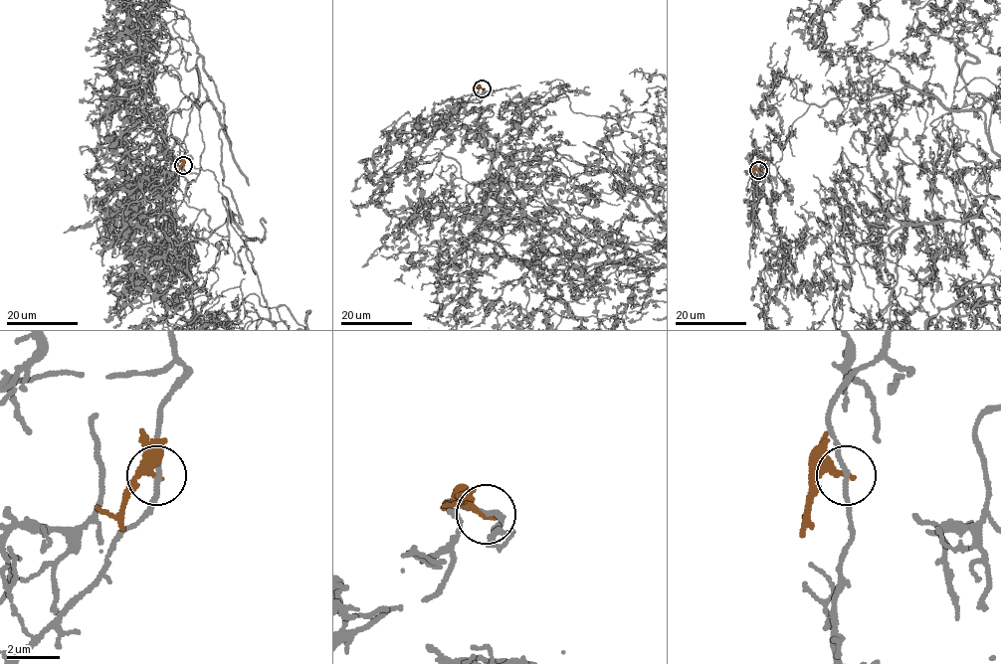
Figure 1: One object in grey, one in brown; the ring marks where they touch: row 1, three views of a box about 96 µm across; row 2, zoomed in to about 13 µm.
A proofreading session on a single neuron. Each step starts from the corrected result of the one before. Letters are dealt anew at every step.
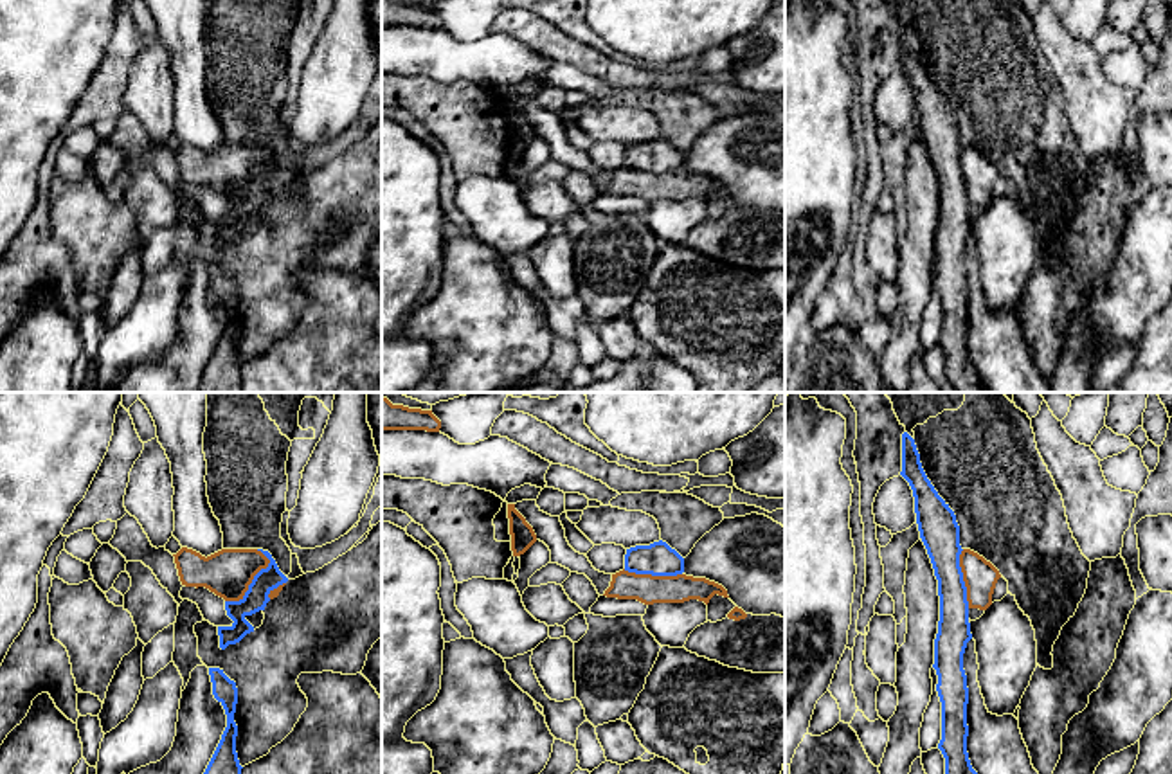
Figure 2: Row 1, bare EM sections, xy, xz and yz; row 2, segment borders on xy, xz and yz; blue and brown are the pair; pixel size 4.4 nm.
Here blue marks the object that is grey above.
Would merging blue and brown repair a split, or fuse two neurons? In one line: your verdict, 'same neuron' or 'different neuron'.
different neuron

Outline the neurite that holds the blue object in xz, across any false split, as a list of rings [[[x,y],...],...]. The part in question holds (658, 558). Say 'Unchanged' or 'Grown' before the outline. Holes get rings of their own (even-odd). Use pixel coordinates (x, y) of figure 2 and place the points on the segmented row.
Unchanged. [[[666,542],[627,549],[625,571],[652,576],[677,576],[684,572],[684,558]]]

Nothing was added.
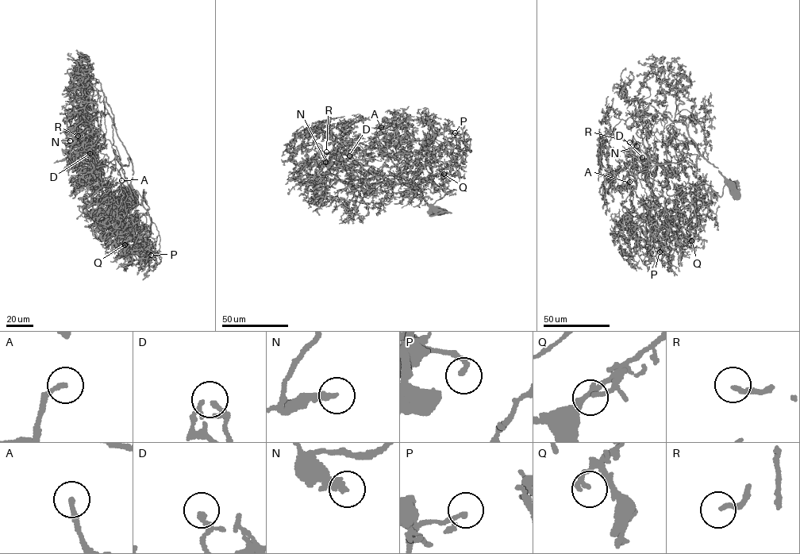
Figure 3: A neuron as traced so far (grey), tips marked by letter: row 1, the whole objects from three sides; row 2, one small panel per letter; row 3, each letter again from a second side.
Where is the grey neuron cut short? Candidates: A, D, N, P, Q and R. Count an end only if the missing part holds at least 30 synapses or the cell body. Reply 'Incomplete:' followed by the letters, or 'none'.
Incomplete: N, R

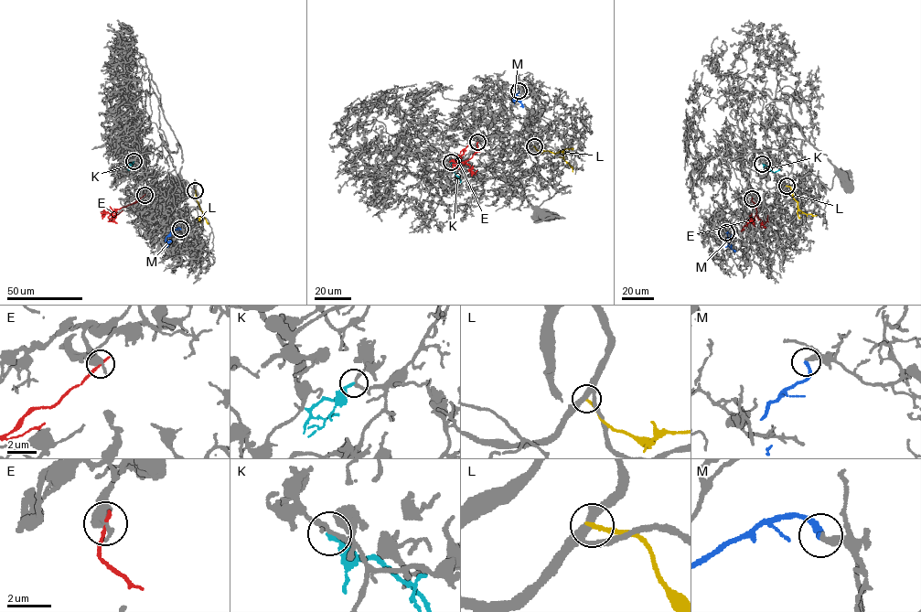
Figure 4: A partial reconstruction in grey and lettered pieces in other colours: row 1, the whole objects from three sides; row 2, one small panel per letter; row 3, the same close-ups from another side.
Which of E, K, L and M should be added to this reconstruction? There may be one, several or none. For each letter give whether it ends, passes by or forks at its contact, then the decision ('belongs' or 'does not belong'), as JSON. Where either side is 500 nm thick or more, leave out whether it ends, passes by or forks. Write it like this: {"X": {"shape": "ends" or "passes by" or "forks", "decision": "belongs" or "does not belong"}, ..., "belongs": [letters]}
{"E": {"decision": "does not belong"}, "K": {"shape": "ends", "decision": "does not belong"}, "L": {"shape": "ends", "decision": "does not belong"}, "M": {"shape": "ends", "decision": "does not belong"}, "belongs": []}

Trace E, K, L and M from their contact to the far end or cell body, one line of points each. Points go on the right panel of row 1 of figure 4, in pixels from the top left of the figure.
E: (752, 198), (756, 215), (743, 230)
K: (762, 164), (774, 172), (780, 169)
L: (787, 186), (790, 187), (797, 209), (806, 214), (817, 215)
M: (726, 233), (728, 246), (733, 251)

